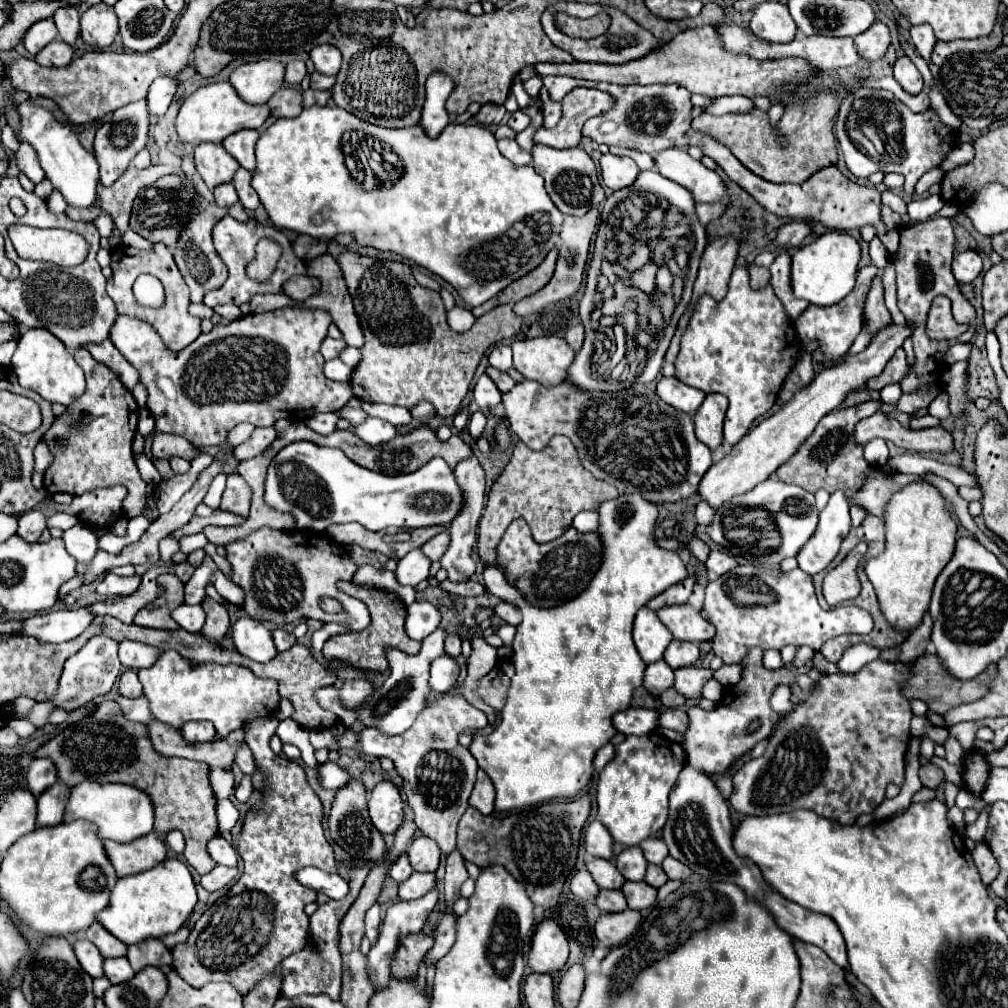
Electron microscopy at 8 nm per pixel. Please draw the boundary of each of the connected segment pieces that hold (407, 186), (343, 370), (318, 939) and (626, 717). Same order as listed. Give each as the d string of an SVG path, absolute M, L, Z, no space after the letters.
M313 105L299 117L279 119L261 133L255 145L257 167L251 185L267 209L269 219L279 229L285 227L315 239L353 233L361 247L371 245L379 251L403 255L443 277L471 307L489 301L509 283L533 271L555 247L563 213L549 199L541 175L531 165L517 167L505 159L489 129L481 125L447 125L437 139L429 139L419 125L403 129L377 127L379 141L393 141L393 153L403 161L405 173L391 187L365 191L347 171L341 151L341 135L345 131L357 131L357 127L377 125L365 123L341 107Z
M339 358L325 361L323 372L328 379L336 382L348 382L352 368L345 365Z
M343 861L343 867L347 871L347 881L349 881L349 895L341 901L327 901L325 905L321 905L313 915L311 915L311 927L309 927L309 939L311 945L307 945L301 953L289 955L287 959L283 959L281 963L281 975L283 975L283 987L281 993L283 997L295 997L295 995L329 995L331 999L339 999L339 991L341 991L341 953L339 953L339 923L341 917L347 913L347 909L353 905L353 901L359 895L359 889L363 887L363 881L369 873L369 865L361 865L361 867L351 867L347 861Z
M625 709L613 715L613 727L623 735L647 735L657 729L659 713L655 709Z

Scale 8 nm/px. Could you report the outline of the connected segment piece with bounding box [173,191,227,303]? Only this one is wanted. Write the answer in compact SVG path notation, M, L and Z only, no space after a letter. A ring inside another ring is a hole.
M197 191L193 195L193 203L197 203L197 211L193 211L193 219L183 227L179 239L177 239L177 245L175 245L175 263L185 279L185 283L189 285L191 289L191 301L193 303L201 303L203 301L203 295L211 289L217 289L225 283L227 279L227 267L225 263L217 257L217 253L205 253L207 249L211 249L211 245L201 245L201 239L207 241L211 237L211 229L213 225L227 215L227 209L221 209L217 205L211 205L207 203ZM203 251L203 253L201 253Z

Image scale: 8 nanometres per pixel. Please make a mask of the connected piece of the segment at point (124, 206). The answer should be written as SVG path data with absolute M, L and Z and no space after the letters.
M151 165L143 171L129 167L111 187L103 187L99 183L99 195L97 195L97 207L101 211L105 211L107 215L111 215L111 219L115 221L117 229L121 233L127 231L129 227L129 215L131 215L131 207L133 201L137 199L139 191L143 187L153 185L159 177L171 173L169 169L165 169L163 165Z

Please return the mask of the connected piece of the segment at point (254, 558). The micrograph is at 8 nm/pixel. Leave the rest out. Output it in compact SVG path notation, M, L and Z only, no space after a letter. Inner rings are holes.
M259 527L247 537L225 545L225 559L231 563L231 581L245 591L241 607L245 613L259 621L273 625L291 625L299 619L319 619L323 623L345 623L351 631L361 631L369 625L369 609L363 601L337 589L339 579L353 579L357 565L351 561L345 545L327 539L313 531L277 531ZM321 597L333 597L341 603L341 613L325 613L319 609Z

